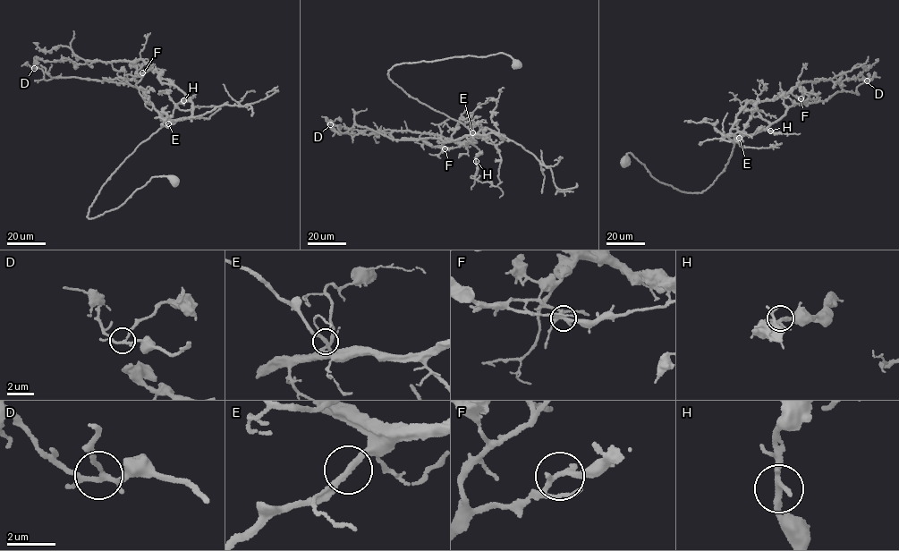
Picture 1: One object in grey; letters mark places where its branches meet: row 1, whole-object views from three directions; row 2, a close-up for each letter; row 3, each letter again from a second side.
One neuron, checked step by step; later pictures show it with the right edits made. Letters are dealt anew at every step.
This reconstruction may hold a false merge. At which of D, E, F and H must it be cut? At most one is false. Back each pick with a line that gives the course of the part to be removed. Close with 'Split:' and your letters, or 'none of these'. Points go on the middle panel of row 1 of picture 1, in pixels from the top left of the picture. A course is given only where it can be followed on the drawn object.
Split: none of these

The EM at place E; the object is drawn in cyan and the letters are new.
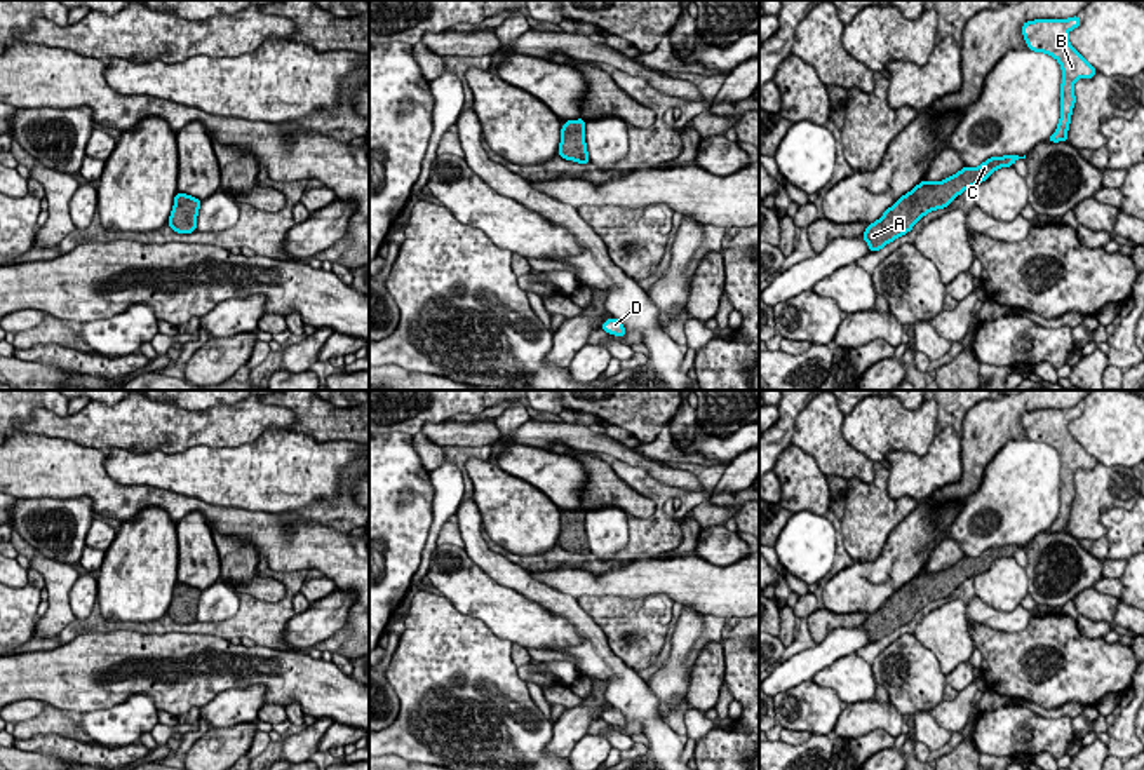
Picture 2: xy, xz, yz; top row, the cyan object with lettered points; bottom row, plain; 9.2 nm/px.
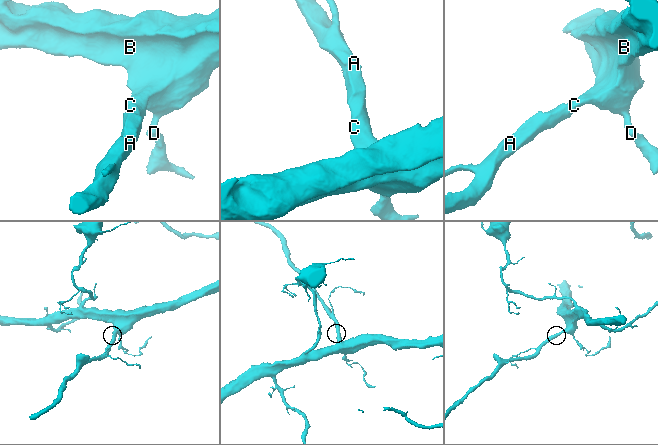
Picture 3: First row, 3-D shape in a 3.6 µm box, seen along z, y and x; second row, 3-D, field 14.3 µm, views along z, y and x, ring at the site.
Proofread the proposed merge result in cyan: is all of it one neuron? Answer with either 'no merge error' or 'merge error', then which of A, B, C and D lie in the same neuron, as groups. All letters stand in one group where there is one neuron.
no merge error; groups A B C D

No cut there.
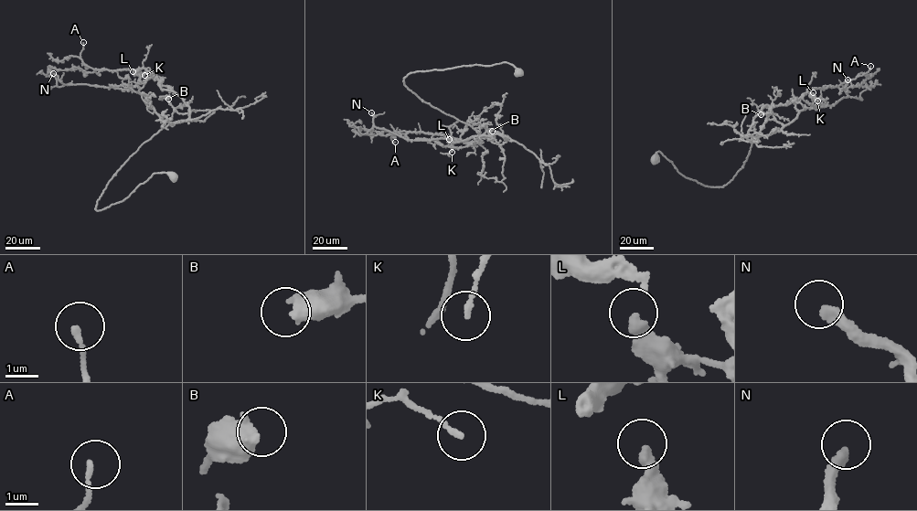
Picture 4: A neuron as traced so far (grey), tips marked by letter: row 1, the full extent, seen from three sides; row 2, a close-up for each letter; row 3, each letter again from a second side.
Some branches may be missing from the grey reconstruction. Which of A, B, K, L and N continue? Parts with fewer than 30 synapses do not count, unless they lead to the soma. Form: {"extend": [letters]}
{"extend": ["N"]}

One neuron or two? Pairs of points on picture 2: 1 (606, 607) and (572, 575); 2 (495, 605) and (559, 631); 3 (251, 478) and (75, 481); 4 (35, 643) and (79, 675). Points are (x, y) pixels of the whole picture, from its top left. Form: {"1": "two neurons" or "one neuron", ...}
{"1": "two neurons", "2": "one neuron", "3": "two neurons", "4": "two neurons"}

